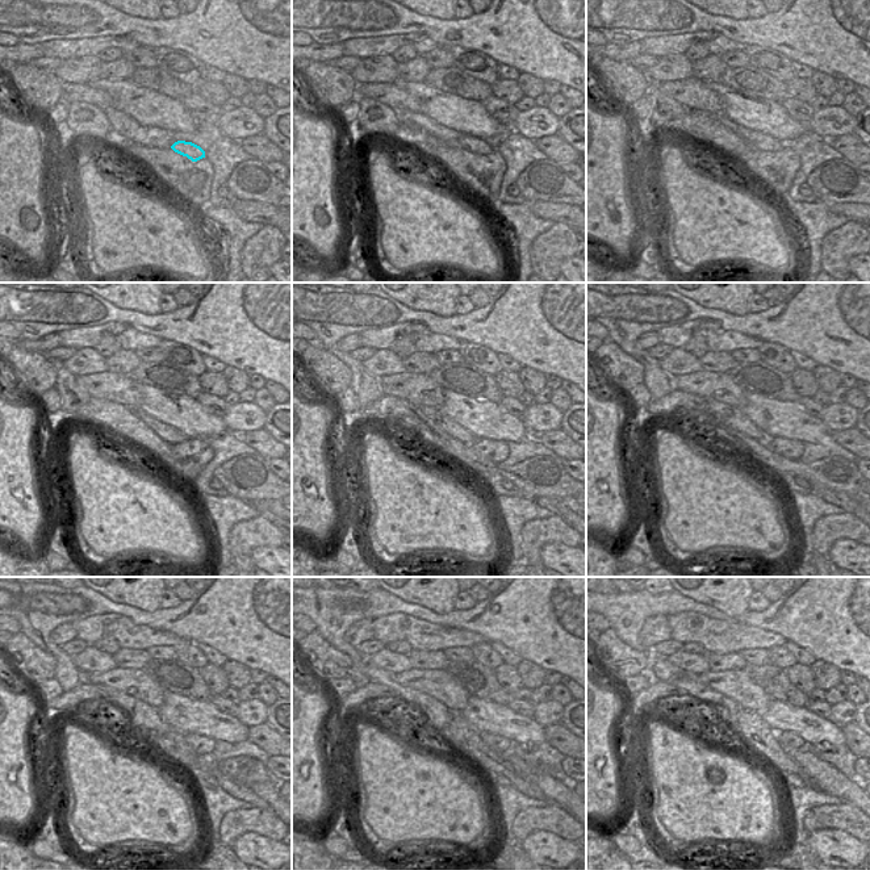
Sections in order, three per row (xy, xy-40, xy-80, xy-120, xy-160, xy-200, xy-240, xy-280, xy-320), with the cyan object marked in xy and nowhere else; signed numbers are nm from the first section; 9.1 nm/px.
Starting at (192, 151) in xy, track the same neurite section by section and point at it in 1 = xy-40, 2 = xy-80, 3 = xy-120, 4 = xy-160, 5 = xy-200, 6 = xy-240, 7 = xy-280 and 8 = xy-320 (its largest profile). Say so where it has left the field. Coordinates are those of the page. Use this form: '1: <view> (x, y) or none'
1: xy-40 (471, 143)
2: xy-80 (764, 142)
3: xy-120 (167, 433)
4: xy-160 (451, 427)
5: xy-200 (731, 417)
6: xy-240 (143, 715)
7: xy-280 (436, 715)
8: xy-320 (661, 669)

